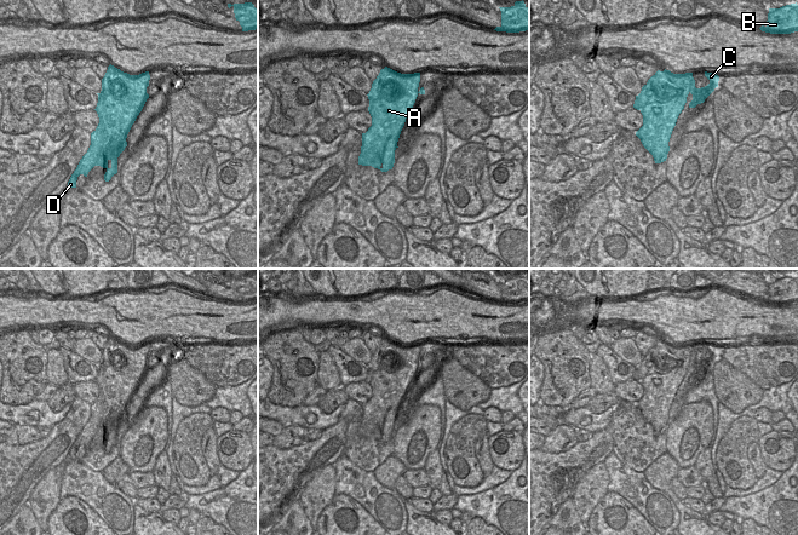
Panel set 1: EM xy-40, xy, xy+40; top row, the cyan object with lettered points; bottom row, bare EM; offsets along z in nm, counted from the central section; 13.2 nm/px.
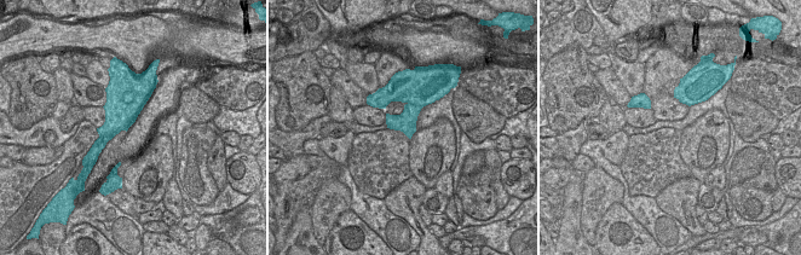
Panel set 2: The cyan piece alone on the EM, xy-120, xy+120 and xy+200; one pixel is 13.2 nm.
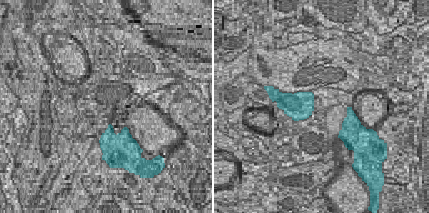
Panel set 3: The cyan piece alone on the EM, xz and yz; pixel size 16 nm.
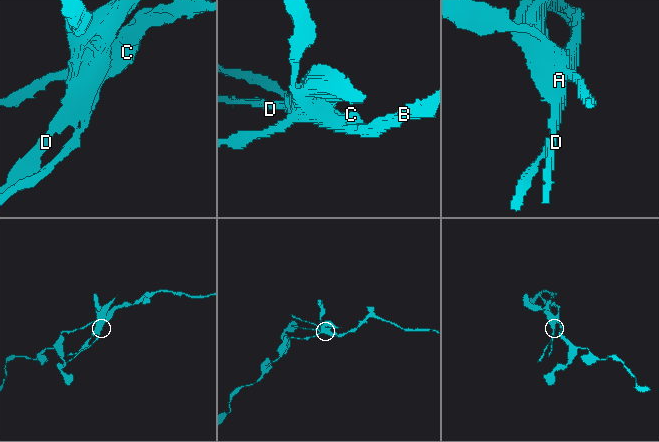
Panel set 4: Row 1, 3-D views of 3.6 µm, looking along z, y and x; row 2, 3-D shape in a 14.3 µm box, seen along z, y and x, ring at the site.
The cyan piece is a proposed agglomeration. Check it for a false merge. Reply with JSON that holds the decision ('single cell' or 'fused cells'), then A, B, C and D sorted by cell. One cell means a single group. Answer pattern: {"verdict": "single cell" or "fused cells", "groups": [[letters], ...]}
{"verdict": "fused cells", "groups": [["A", "D"], ["B", "C"]]}

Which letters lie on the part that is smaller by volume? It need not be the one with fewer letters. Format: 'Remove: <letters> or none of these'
Remove: A, D

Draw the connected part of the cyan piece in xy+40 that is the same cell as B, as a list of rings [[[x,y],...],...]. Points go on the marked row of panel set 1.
[[[797,2],[780,8],[769,8],[767,25],[762,25],[759,29],[770,34],[791,34],[798,31]]]

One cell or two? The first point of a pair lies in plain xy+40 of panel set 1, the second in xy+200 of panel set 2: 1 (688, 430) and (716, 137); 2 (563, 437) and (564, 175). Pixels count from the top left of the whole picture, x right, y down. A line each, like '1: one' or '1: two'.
1: one
2: one

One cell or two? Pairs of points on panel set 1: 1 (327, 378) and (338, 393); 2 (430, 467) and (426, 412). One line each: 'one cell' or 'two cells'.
1: two cells
2: two cells

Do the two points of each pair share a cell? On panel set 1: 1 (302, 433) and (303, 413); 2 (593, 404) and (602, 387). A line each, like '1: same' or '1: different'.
1: different
2: different

